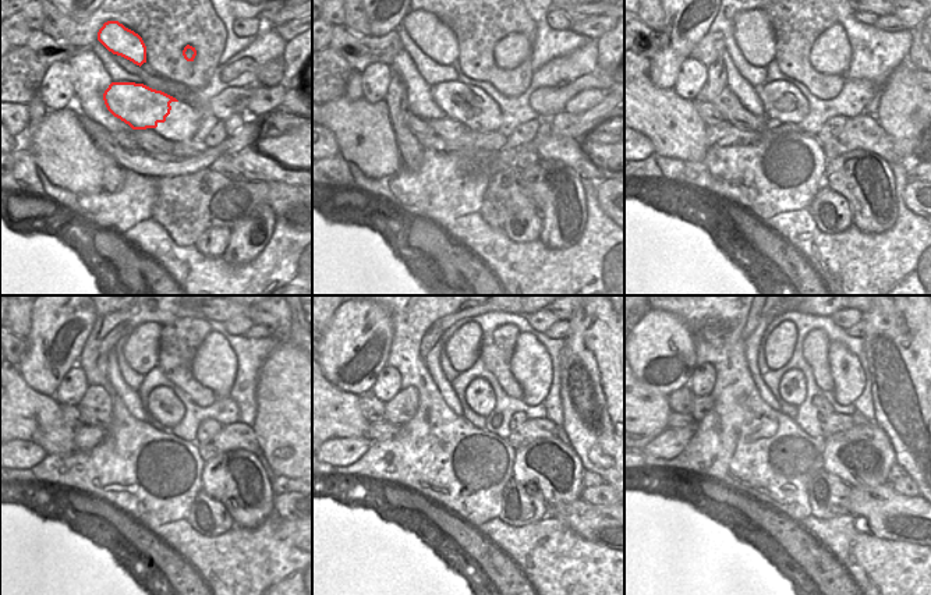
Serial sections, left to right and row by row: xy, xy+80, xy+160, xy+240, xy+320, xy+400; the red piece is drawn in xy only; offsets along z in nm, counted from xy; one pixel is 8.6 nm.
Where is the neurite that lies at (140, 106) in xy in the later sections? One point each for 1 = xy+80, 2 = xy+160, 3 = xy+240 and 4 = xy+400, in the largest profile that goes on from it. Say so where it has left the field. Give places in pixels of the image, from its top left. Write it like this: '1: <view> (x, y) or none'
1: xy+80 (462, 102)
2: xy+160 (778, 96)
3: xy+240 (163, 404)
4: xy+400 (792, 388)

